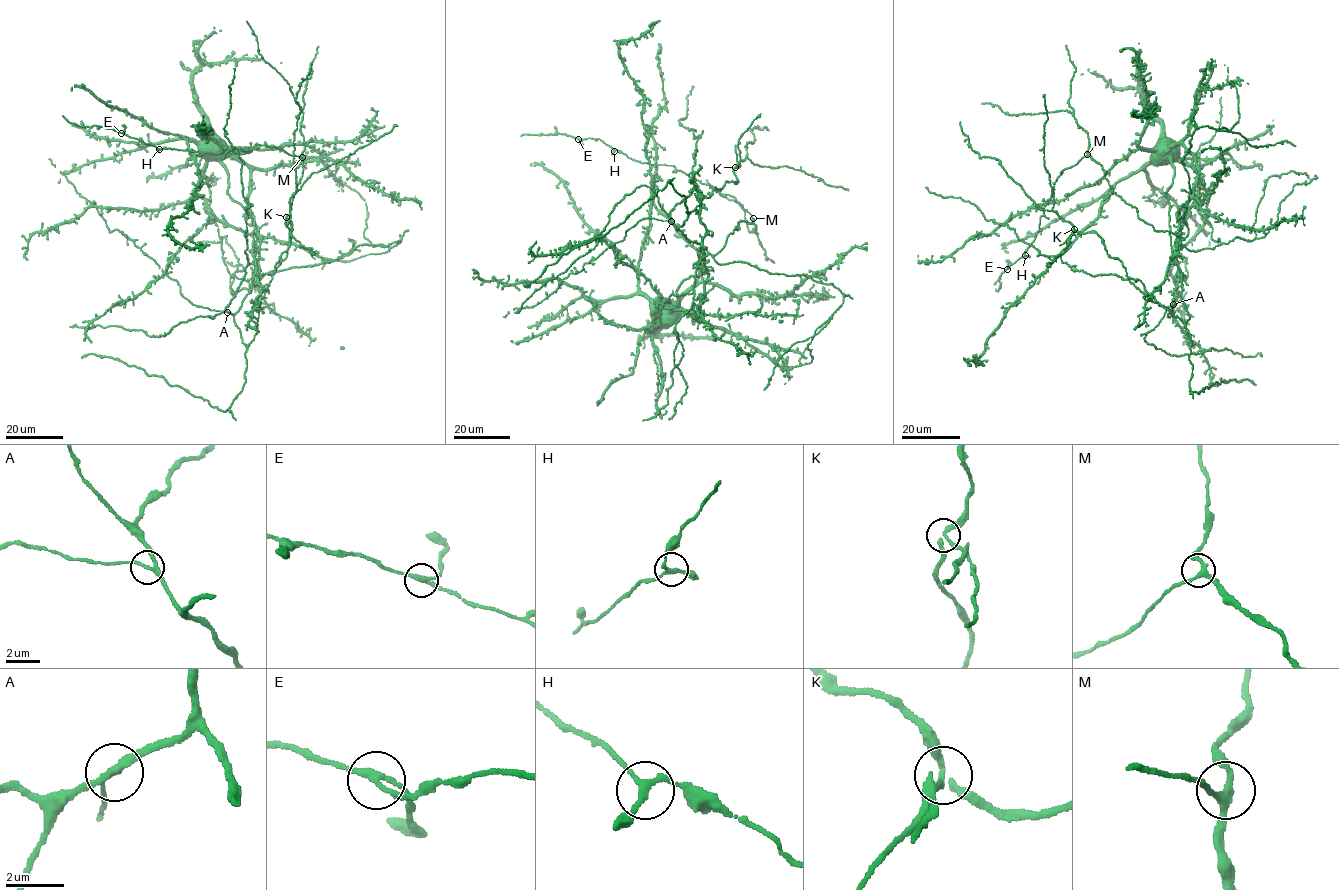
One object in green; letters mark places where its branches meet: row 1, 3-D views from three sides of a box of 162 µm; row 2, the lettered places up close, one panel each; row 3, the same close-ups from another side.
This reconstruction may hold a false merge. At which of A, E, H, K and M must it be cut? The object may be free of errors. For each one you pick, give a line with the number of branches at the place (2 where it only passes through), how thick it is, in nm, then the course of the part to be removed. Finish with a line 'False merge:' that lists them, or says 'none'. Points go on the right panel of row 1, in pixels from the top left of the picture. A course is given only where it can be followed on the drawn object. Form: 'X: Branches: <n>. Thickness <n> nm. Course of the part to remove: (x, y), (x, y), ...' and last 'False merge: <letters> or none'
K: Branches: 3. Thickness 190 nm. Course of the part to remove: (1074, 229), (1069, 243), (1047, 267)
False merge: K

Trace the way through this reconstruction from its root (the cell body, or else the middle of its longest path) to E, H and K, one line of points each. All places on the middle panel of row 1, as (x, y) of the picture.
E: (664, 309), (678, 306), (684, 280), (701, 274), (700, 245), (716, 255), (752, 216), (672, 165), (578, 139)
H: (664, 309), (701, 274), (700, 245), (716, 255), (752, 217), (672, 165), (614, 151)
K: (664, 309), (678, 306), (680, 284), (701, 273), (700, 201), (738, 181), (735, 167)

